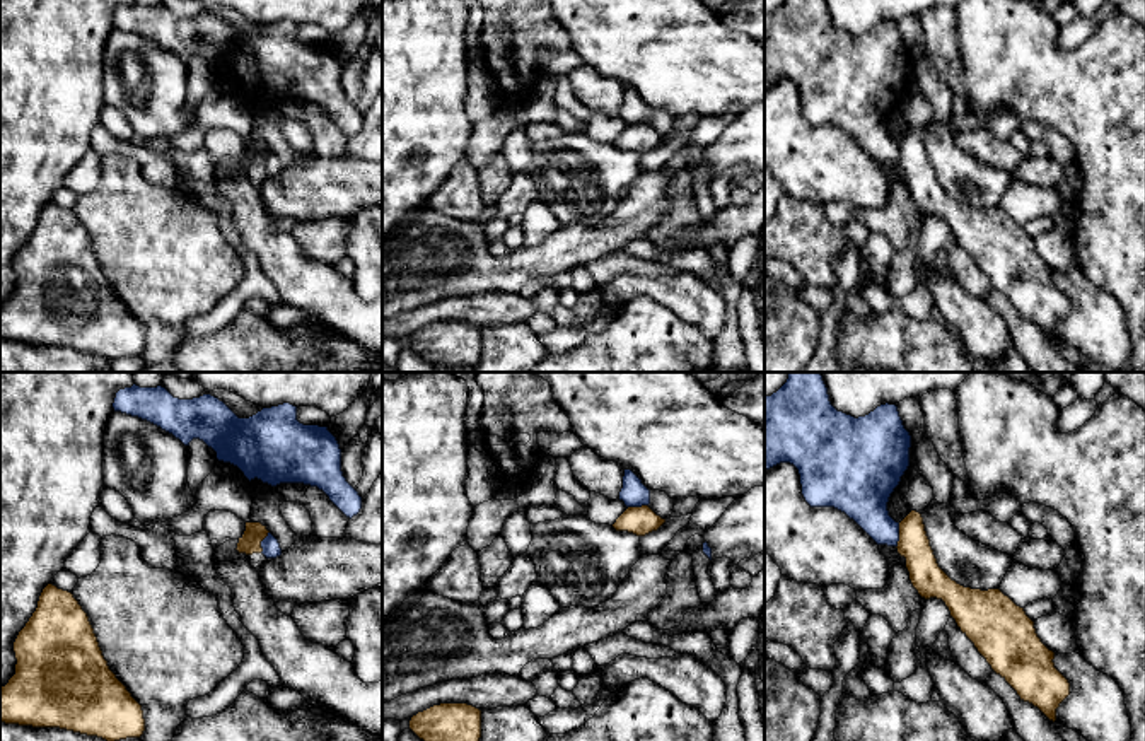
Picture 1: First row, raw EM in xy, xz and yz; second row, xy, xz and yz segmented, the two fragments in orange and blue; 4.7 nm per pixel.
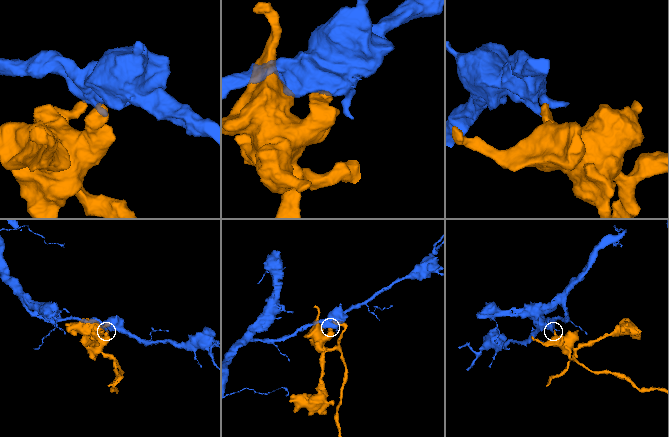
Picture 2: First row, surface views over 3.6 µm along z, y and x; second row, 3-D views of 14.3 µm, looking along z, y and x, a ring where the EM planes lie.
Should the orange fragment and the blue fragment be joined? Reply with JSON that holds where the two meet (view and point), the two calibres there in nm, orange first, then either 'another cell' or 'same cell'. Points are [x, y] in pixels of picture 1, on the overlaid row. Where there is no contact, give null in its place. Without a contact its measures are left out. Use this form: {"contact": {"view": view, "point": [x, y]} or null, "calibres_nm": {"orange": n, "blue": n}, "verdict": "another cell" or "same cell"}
{"contact": {"view": "yz", "point": [900, 535]}, "calibres_nm": {"orange": 160, "blue": 240}, "verdict": "another cell"}

